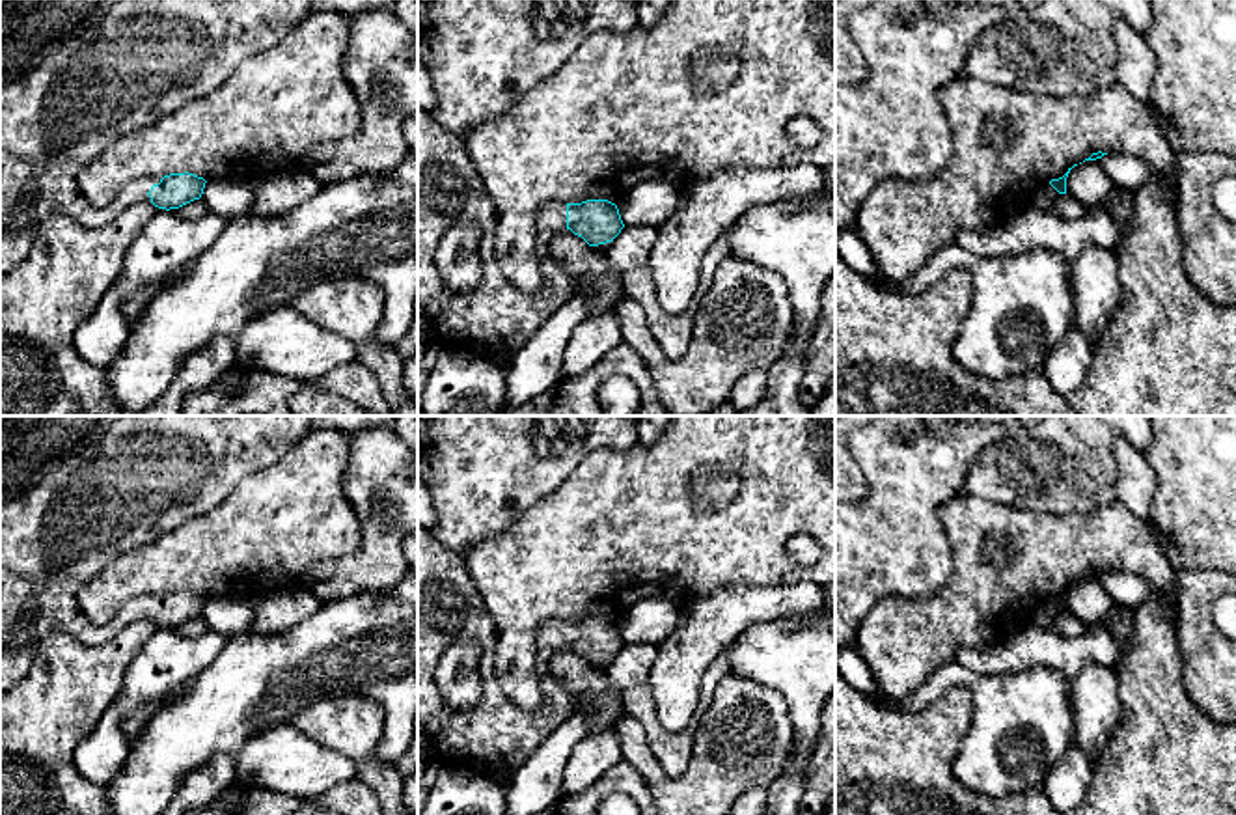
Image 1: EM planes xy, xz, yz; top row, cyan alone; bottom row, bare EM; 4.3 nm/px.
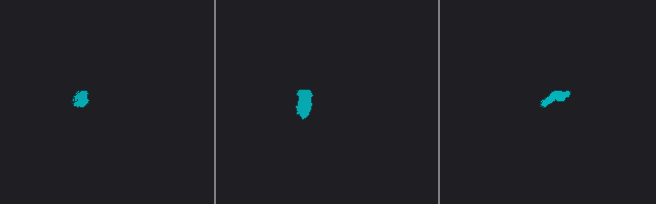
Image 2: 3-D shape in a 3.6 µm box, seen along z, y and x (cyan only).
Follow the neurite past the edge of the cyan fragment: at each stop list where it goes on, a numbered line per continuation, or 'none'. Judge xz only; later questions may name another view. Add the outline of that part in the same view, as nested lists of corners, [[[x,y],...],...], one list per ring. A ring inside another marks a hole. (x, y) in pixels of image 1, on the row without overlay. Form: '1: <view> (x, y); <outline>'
1: xz (496, 733); [[[418,526],[418,729],[442,761],[460,763],[479,774],[522,767],[572,714],[567,688],[548,671],[554,651],[567,647],[567,621],[546,619],[537,632],[535,668],[542,684],[542,705],[526,711],[500,688],[494,673],[498,629],[481,593],[474,586],[466,558],[442,546],[431,530]],[[457,643],[481,647],[483,699],[468,711],[447,711],[434,683],[434,668],[442,653]]]

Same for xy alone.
1: xy (151, 474); [[[121,416],[106,431],[106,436],[99,449],[91,457],[67,459],[54,470],[50,470],[35,487],[0,504],[0,694],[17,684],[26,671],[30,670],[34,643],[39,636],[47,636],[52,630],[63,630],[76,638],[88,647],[103,645],[121,632],[127,625],[138,619],[151,619],[147,610],[153,602],[158,602],[160,597],[140,595],[129,599],[116,615],[103,623],[95,625],[89,621],[78,606],[80,587],[91,580],[101,569],[112,563],[116,558],[136,550],[160,535],[175,530],[177,526],[226,504],[229,494],[248,477],[259,470],[270,466],[282,459],[295,444],[298,444],[309,431],[315,416]]]

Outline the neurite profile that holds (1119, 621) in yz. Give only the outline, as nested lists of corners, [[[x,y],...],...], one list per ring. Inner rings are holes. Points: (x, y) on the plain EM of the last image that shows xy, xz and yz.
[[[1115,606],[1104,619],[1102,625],[1107,629],[1107,632],[1115,638],[1119,643],[1119,651],[1128,643],[1132,632],[1133,632],[1133,606]]]

